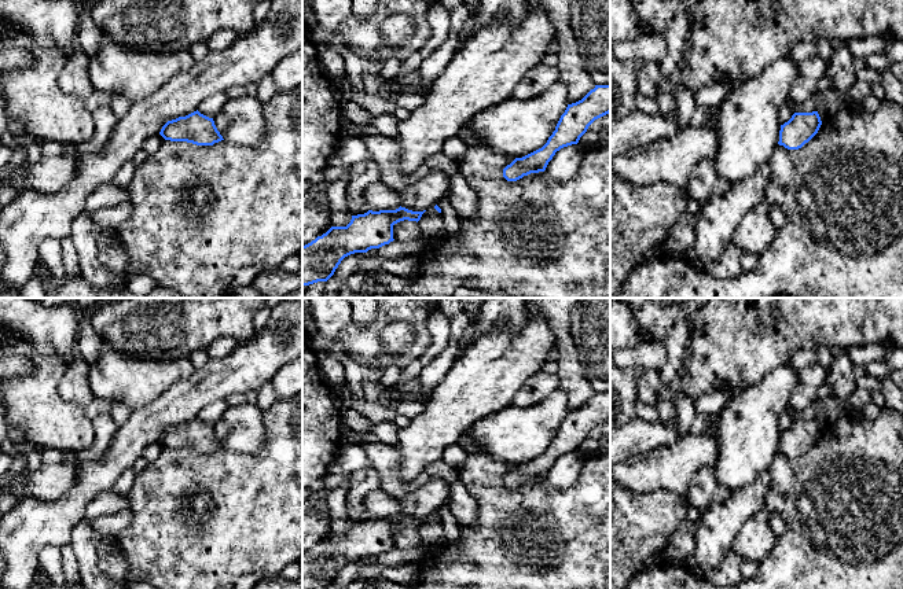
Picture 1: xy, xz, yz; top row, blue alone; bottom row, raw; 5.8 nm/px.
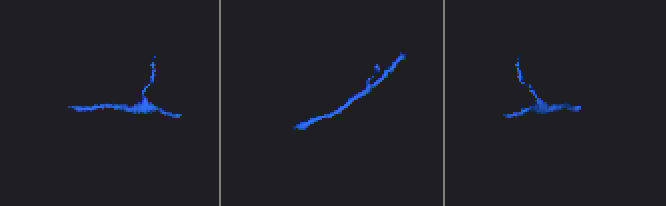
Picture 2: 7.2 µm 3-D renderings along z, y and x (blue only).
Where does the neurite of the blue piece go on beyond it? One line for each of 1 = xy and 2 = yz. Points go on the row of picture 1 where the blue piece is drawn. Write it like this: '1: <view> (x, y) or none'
1: none
2: none

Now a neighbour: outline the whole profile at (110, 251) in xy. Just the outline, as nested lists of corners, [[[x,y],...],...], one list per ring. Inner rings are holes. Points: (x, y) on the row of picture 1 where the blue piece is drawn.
[[[114,229],[102,231],[99,235],[98,258],[107,269],[128,279],[126,251]]]

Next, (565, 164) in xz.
[[[579,143],[561,148],[548,162],[546,174],[555,183],[572,180],[580,170],[586,151],[587,147]]]

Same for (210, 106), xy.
[[[225,92],[209,95],[198,104],[198,111],[209,118],[214,118],[225,104],[230,96]]]

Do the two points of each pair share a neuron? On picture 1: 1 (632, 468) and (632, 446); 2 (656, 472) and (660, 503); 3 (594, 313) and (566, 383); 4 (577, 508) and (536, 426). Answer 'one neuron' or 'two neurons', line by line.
1: two neurons
2: two neurons
3: two neurons
4: two neurons

